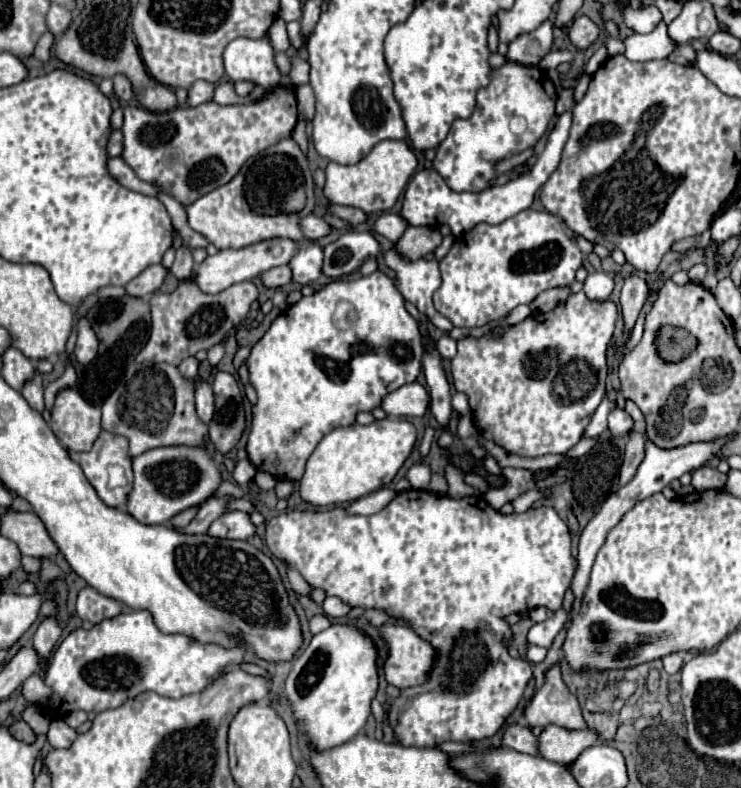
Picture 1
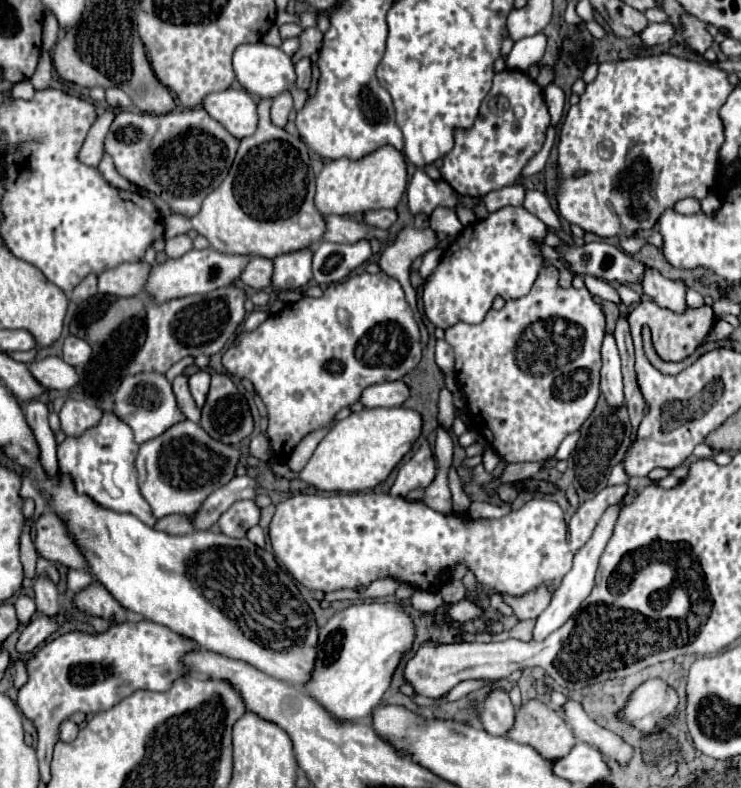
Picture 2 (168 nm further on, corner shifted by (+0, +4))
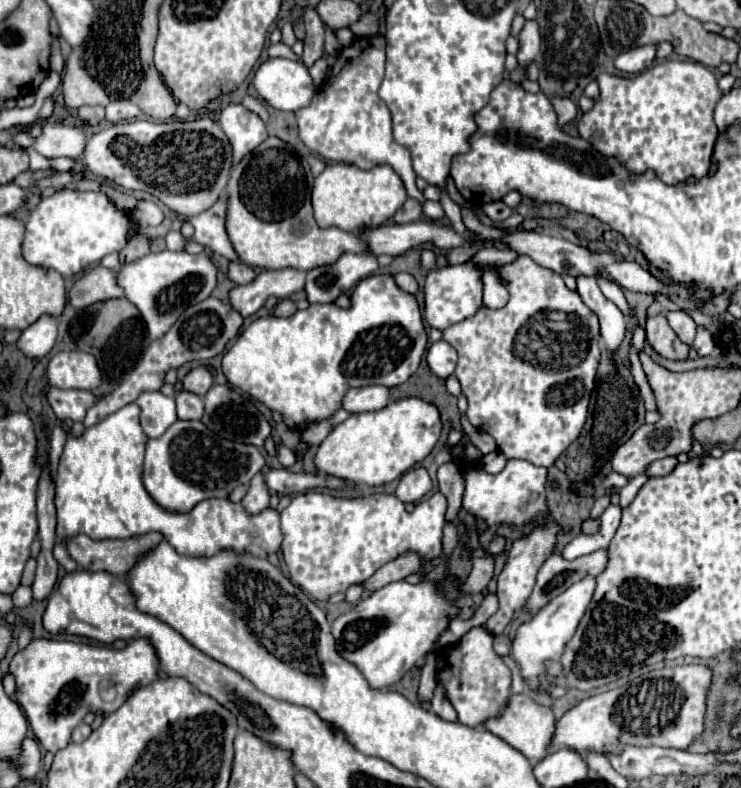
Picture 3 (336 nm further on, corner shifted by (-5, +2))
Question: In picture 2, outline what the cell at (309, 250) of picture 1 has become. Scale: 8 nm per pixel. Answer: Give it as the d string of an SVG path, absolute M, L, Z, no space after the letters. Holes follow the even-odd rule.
M312 248L278 256L272 262L274 262L274 276L272 276L274 292L300 290L312 280L312 268L310 268Z

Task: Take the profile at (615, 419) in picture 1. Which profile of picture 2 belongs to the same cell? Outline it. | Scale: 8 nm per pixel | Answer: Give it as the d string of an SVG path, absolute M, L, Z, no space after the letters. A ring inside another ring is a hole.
M604 334L602 342L602 372L600 372L600 390L606 396L606 402L612 408L618 408L624 402L622 392L622 370L620 370L620 354L612 334Z

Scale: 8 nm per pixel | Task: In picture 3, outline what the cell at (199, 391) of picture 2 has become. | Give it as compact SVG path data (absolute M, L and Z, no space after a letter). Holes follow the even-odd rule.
M195 368L191 370L185 378L183 378L183 388L197 394L197 396L205 396L207 390L213 386L213 376L207 372L207 368Z

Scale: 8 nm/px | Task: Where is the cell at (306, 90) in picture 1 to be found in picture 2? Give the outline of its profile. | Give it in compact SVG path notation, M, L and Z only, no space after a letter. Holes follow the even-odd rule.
M302 58L296 62L296 86L298 88L308 88L312 80L312 62L310 58Z

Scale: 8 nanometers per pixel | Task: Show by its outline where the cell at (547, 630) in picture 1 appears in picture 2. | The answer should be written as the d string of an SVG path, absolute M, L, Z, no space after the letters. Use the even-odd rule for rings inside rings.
M618 504L610 506L610 508L604 512L604 516L600 518L600 522L598 522L594 534L592 534L592 538L590 538L590 540L578 550L578 554L574 556L574 566L572 566L572 570L562 578L560 586L556 588L556 592L554 592L554 596L552 596L550 606L536 618L536 626L534 626L534 640L536 640L536 642L544 640L548 634L552 634L554 630L558 630L558 628L580 608L582 600L590 594L590 590L592 590L592 586L594 586L594 574L596 574L596 568L598 568L598 560L600 560L600 556L602 556L602 552L604 552L604 548L606 548L606 544L608 544L608 540L610 540L610 536L612 536L612 530L614 530L614 522L616 522L616 518L618 518L618 512L620 512L620 506L618 506Z

